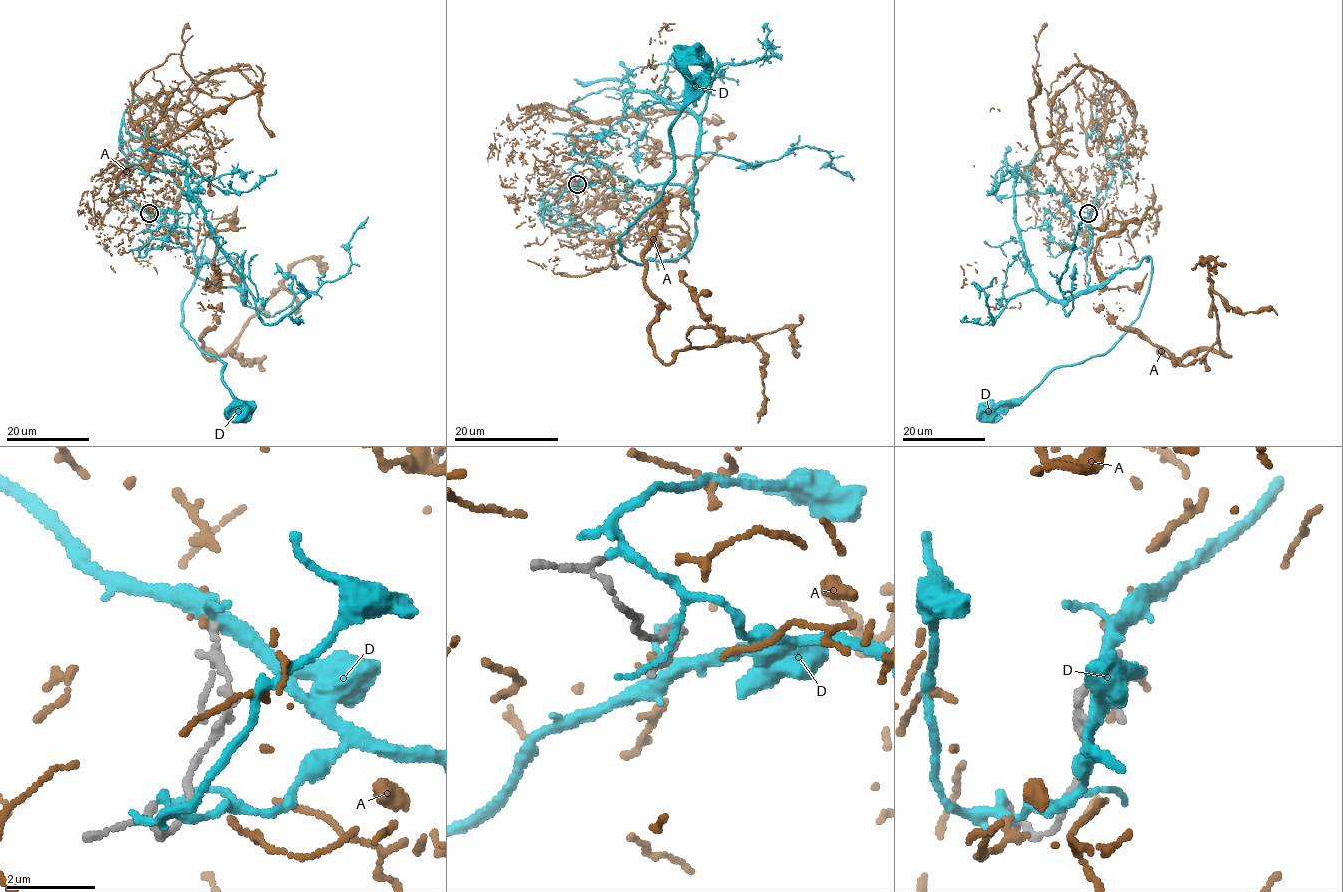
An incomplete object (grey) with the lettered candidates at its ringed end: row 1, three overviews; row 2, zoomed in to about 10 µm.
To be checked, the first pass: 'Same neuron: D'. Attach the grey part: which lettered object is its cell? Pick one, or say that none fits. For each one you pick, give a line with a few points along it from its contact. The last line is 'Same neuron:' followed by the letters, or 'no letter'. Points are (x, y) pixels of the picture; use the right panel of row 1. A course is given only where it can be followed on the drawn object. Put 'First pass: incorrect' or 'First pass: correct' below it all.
Same neuron: no letter
First pass: incorrect

